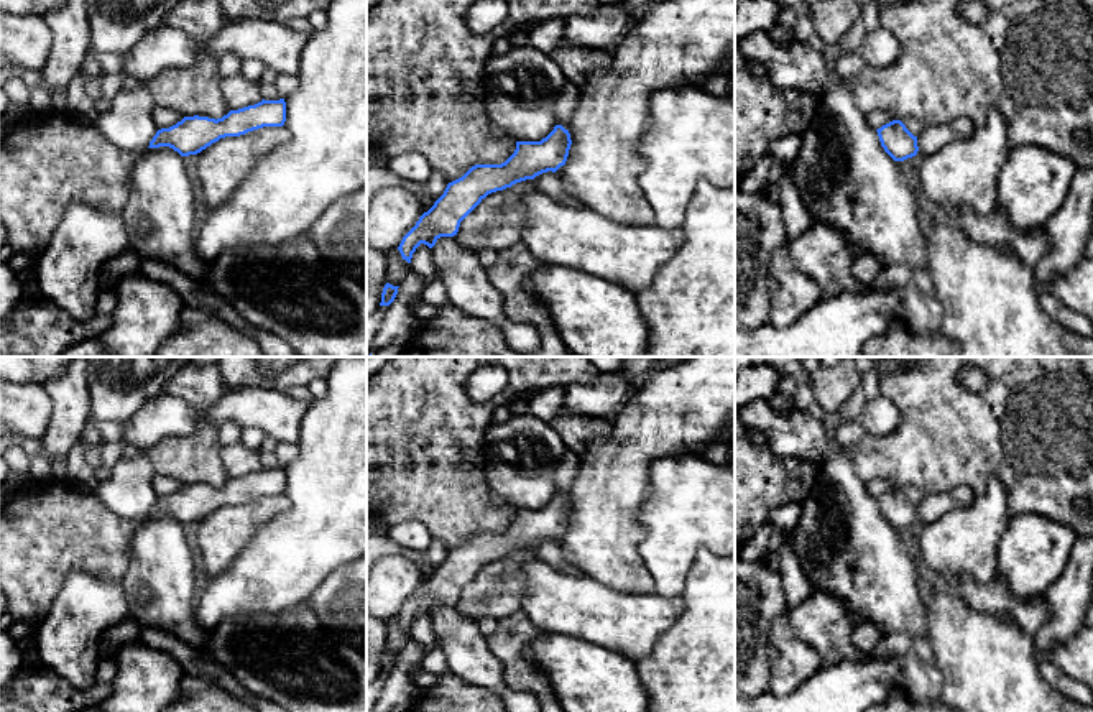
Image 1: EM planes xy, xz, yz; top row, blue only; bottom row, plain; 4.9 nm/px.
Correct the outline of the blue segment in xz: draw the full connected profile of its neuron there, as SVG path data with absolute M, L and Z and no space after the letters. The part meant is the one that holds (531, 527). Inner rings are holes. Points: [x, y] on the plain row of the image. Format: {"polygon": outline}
{"polygon": "M556 493L554 498L541 510L516 510L514 521L501 533L475 533L462 546L447 552L444 562L434 574L424 580L416 594L403 605L398 618L408 631L411 631L416 617L424 612L429 617L440 605L454 605L460 590L491 561L511 556L516 551L534 548L536 544L552 539L556 541L565 533L572 508L569 498Z"}

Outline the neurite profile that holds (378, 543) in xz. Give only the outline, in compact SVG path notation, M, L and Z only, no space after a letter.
M371 520L367 525L367 576L371 569L371 566L376 562L381 556L406 556L411 559L422 574L422 582L427 580L434 572L426 566L424 552L411 551L398 543L394 543L388 536L388 526Z

